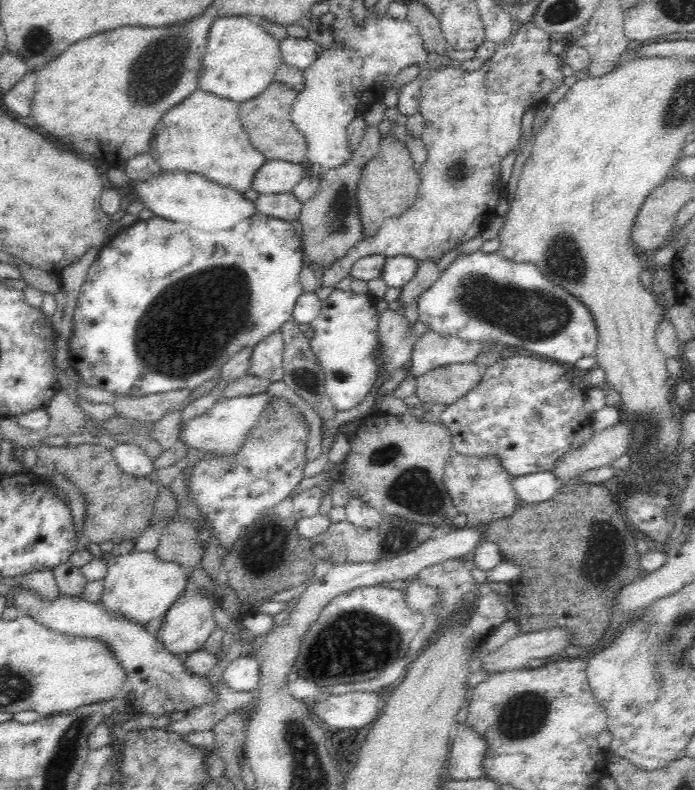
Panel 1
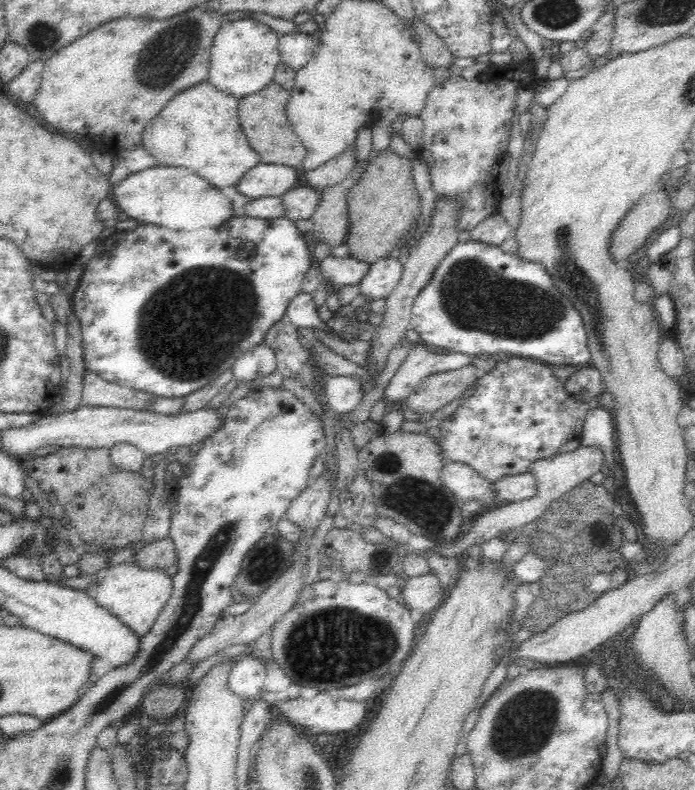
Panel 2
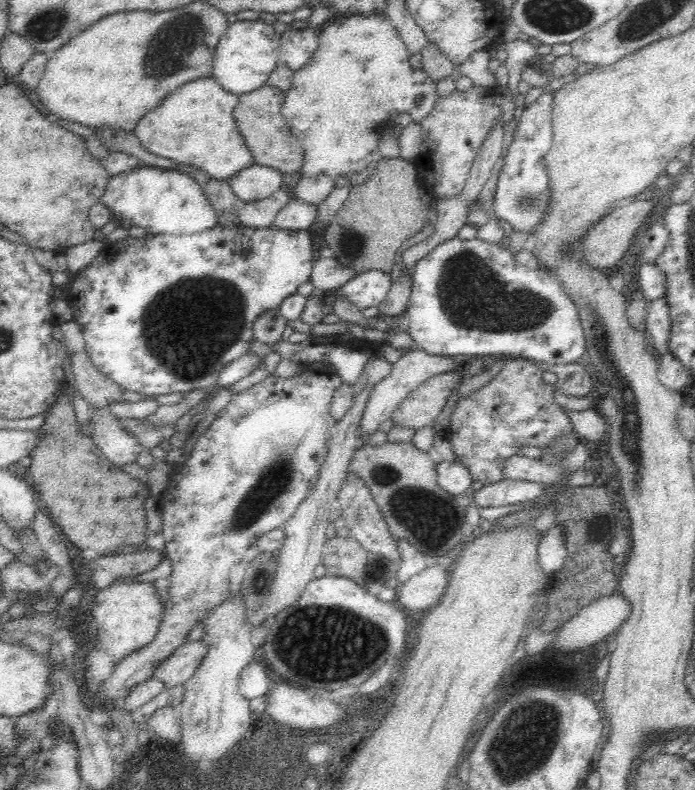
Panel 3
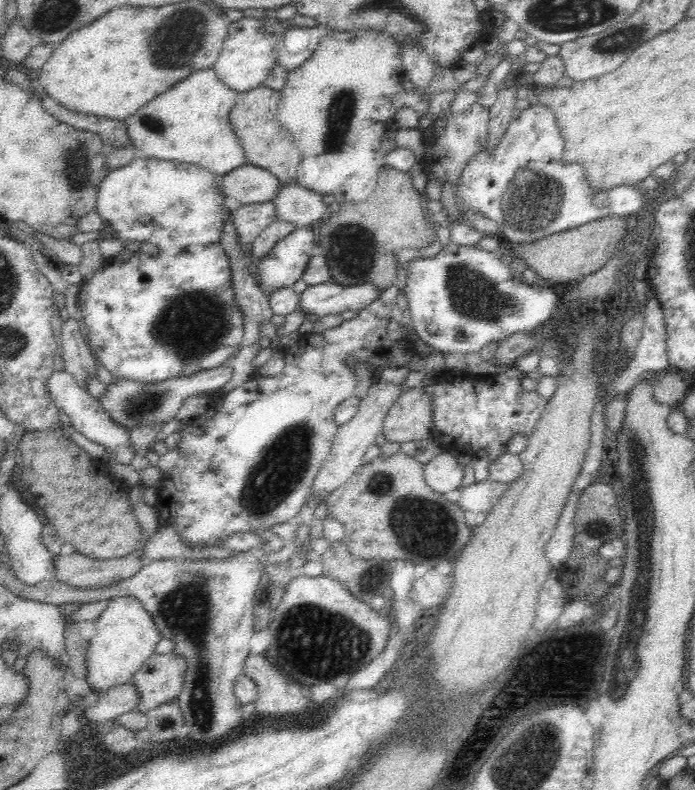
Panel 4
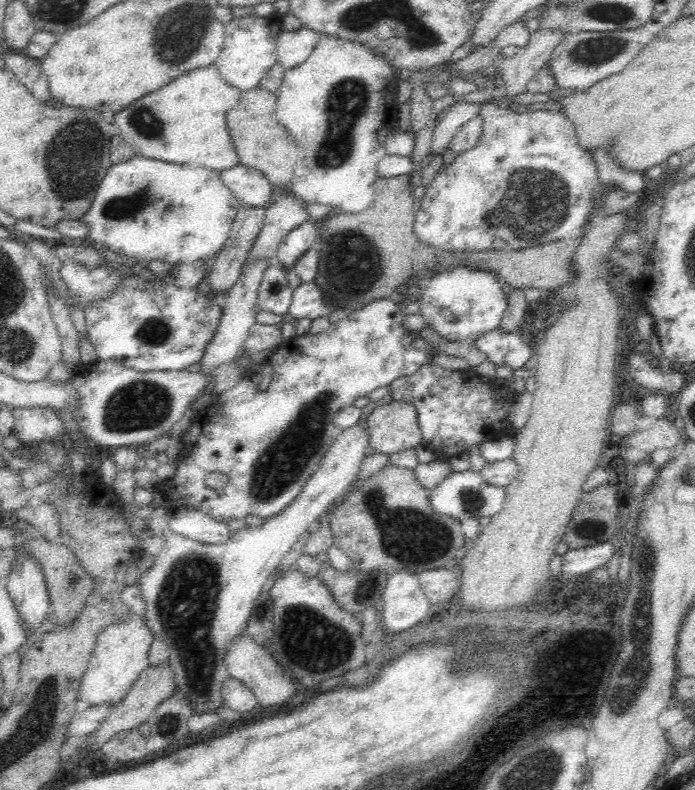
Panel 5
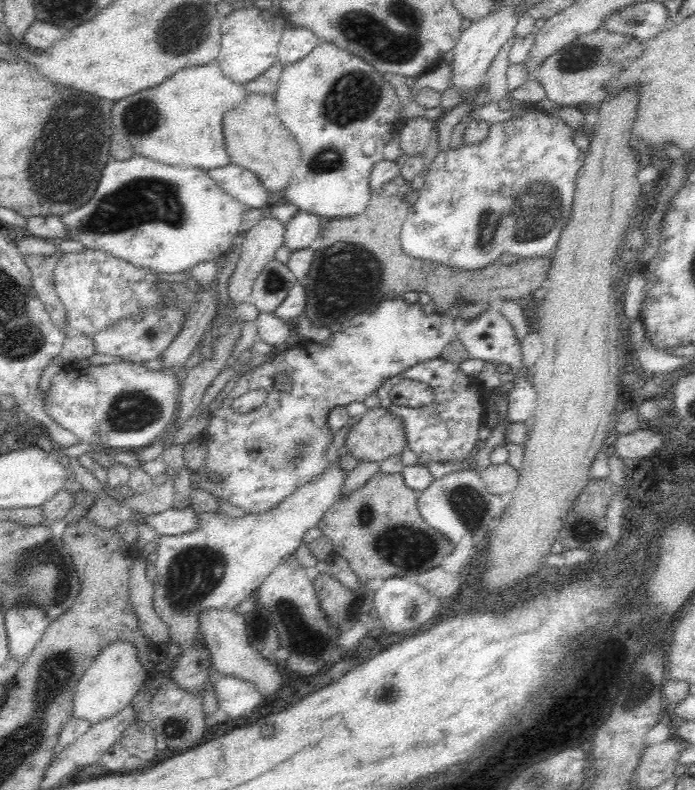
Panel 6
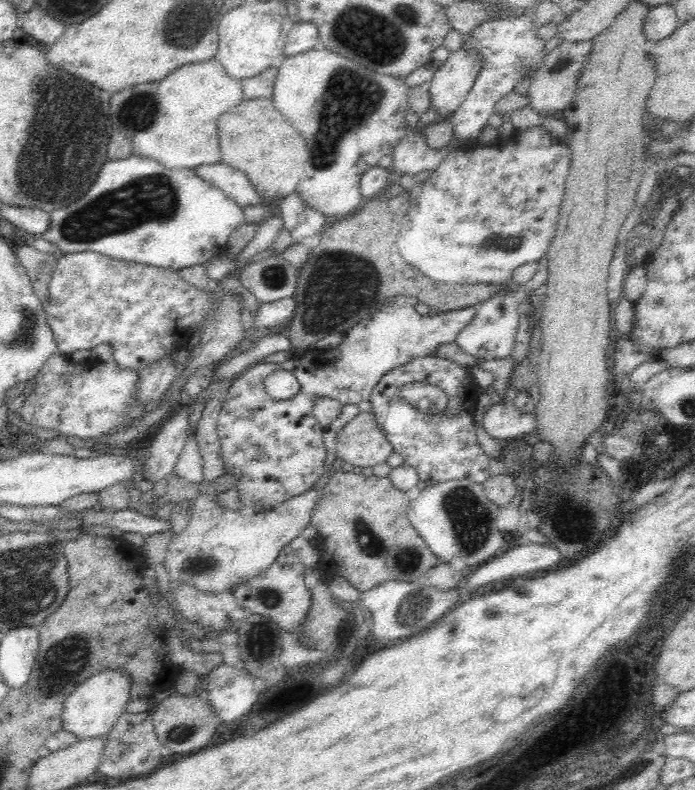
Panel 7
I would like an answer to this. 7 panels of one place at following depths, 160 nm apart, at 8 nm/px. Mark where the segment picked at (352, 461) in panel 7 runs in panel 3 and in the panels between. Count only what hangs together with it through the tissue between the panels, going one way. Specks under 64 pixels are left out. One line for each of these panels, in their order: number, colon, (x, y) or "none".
3: (421, 407)
4: (409, 419)
5: (393, 427)
6: (377, 435)

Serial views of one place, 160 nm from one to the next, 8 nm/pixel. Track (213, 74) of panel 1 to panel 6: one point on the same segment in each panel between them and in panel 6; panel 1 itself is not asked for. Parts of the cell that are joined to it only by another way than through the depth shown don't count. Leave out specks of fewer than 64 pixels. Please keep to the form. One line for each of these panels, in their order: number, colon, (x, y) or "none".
2: (245, 53)
3: (245, 56)
4: (248, 56)
5: (249, 51)
6: (250, 37)

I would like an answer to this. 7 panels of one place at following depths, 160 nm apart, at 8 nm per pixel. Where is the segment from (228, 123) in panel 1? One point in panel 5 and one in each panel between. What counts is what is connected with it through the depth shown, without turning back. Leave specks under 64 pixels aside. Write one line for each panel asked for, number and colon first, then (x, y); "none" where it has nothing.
2: (198, 129)
3: (194, 124)
4: (190, 123)
5: (185, 121)

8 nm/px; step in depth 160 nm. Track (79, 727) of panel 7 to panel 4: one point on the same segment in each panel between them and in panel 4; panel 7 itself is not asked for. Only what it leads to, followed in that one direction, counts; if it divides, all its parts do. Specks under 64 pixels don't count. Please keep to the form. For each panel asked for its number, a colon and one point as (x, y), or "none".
4: (126, 637)
5: (121, 653)
6: (109, 685)

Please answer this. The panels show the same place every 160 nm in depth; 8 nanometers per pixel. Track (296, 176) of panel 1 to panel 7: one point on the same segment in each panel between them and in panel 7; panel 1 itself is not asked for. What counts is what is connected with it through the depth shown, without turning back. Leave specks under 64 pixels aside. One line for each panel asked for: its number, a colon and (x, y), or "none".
2: (265, 179)
3: (255, 182)
4: (248, 184)
5: (248, 185)
6: (243, 185)
7: (235, 184)

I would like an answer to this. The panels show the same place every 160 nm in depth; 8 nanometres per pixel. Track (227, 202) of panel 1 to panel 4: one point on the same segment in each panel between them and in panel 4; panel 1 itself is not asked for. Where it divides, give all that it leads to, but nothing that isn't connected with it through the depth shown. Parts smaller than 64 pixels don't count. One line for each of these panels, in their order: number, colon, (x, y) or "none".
2: (173, 197)
3: (162, 201)
4: (185, 206)

